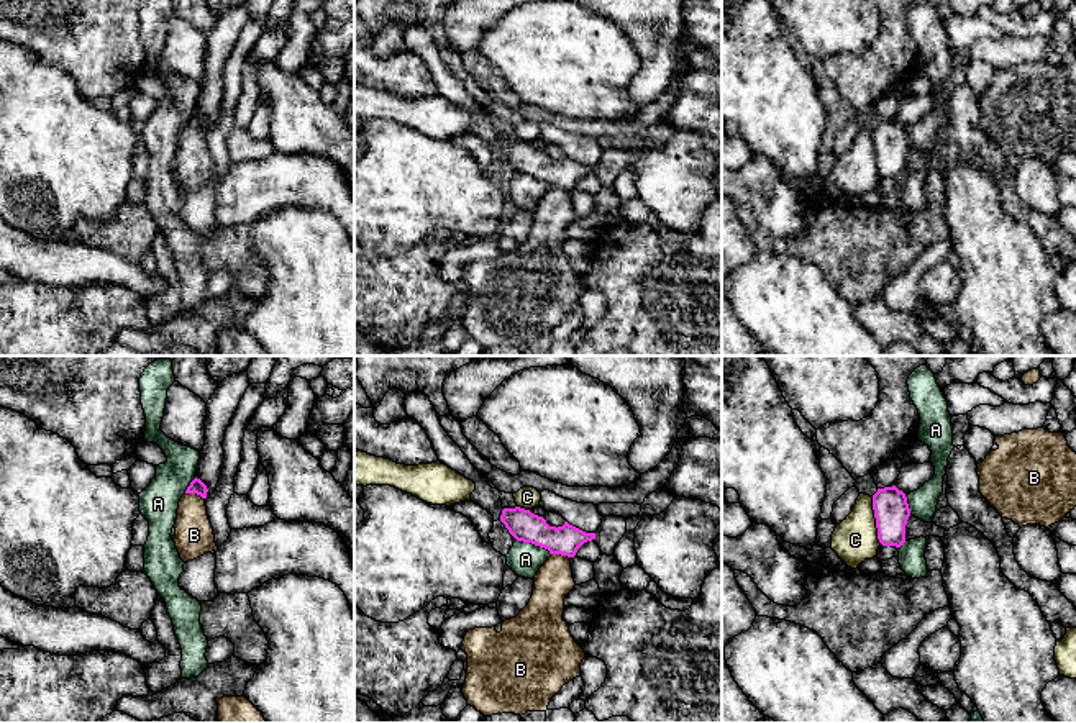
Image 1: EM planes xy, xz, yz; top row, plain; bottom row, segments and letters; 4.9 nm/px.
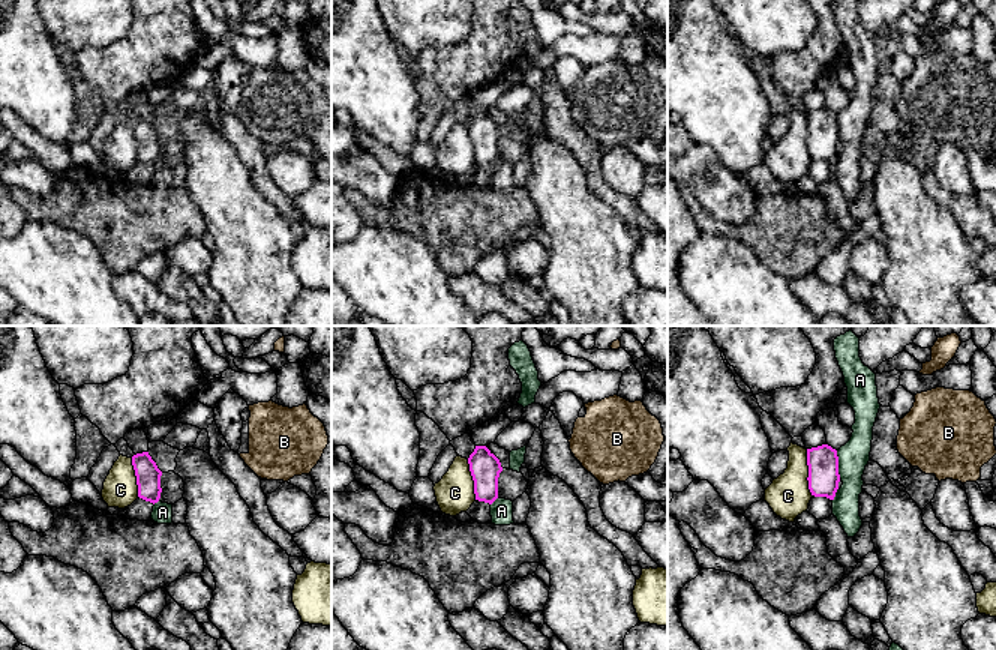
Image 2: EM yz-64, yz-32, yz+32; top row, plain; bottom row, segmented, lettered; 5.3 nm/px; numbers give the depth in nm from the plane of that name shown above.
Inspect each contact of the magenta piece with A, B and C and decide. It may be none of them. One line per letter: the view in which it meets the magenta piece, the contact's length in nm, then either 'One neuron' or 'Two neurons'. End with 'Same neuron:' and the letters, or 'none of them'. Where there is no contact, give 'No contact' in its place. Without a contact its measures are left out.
A: Touches magenta in xz. Shared border 180 nm. Two neurons
B: Touches magenta in xy. Shared border 100 nm. Two neurons
C: Touches magenta in yz. Shared border 240 nm. Two neurons
Same neuron: none of them

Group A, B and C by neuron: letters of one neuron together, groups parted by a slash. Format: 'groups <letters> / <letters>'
groups A / B / C

